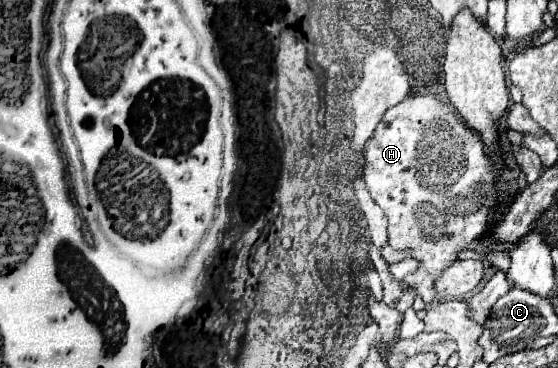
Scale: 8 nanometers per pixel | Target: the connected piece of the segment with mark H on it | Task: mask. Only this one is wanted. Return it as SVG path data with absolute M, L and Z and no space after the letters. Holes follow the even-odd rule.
M412 94L384 114L364 148L364 182L370 190L372 200L388 216L390 246L394 250L412 248L410 256L422 262L422 266L414 274L406 276L400 282L404 286L416 288L418 296L422 296L426 304L434 300L434 276L456 262L456 254L462 248L470 248L480 238L480 234L488 226L488 210L496 204L498 198L496 184L500 182L500 176L496 174L496 168L486 158L478 134L466 128L456 118L458 116L448 102L442 102L434 96ZM420 144L426 144L426 150L420 150Z

